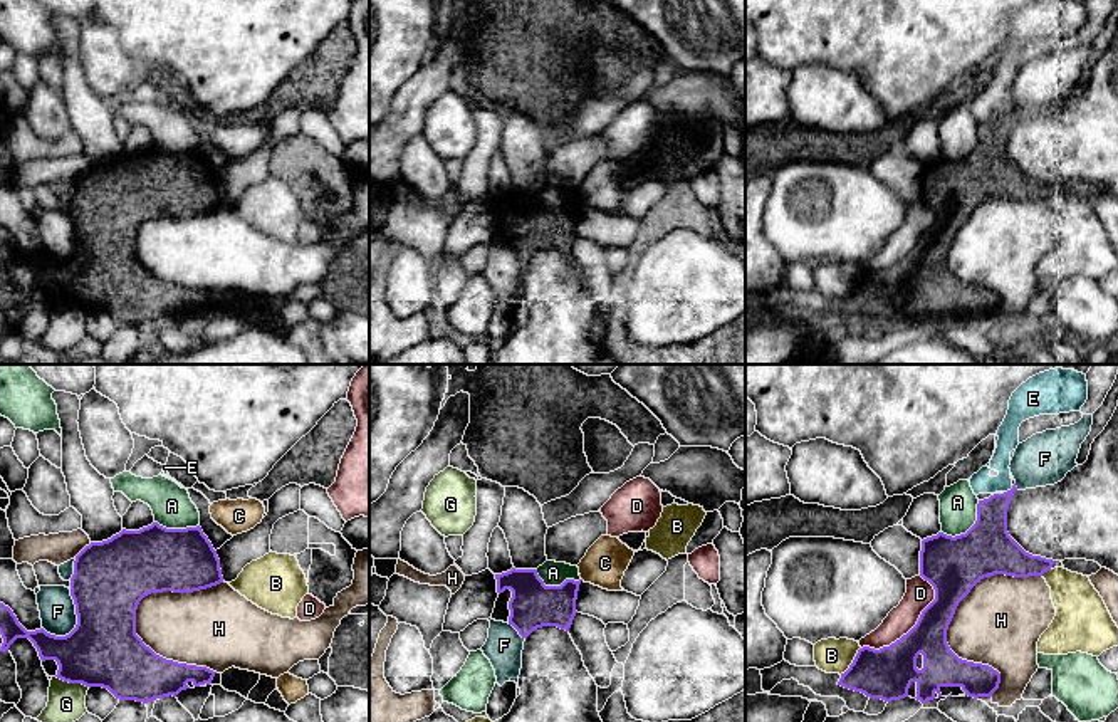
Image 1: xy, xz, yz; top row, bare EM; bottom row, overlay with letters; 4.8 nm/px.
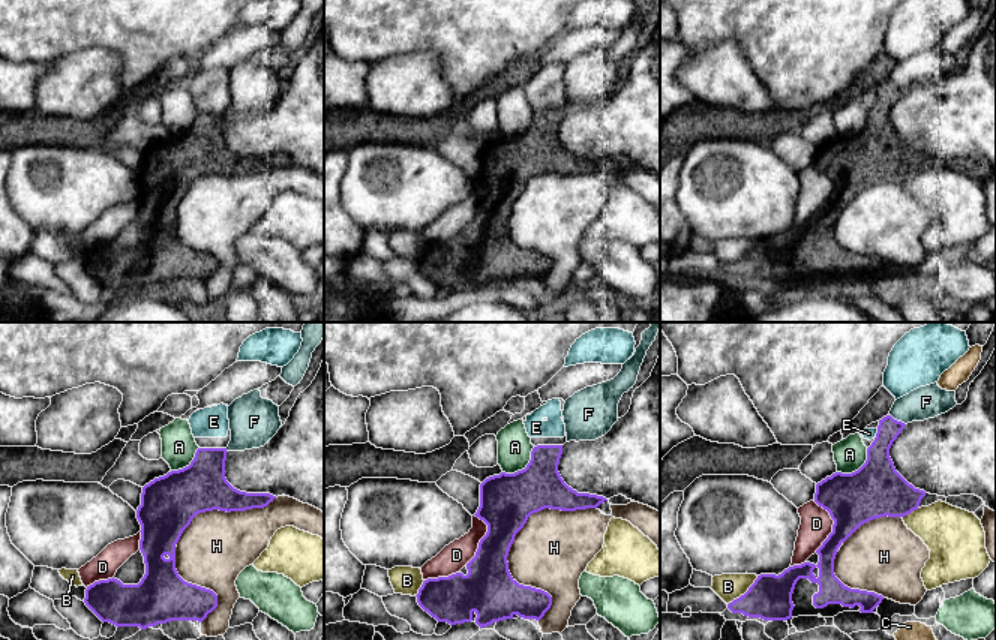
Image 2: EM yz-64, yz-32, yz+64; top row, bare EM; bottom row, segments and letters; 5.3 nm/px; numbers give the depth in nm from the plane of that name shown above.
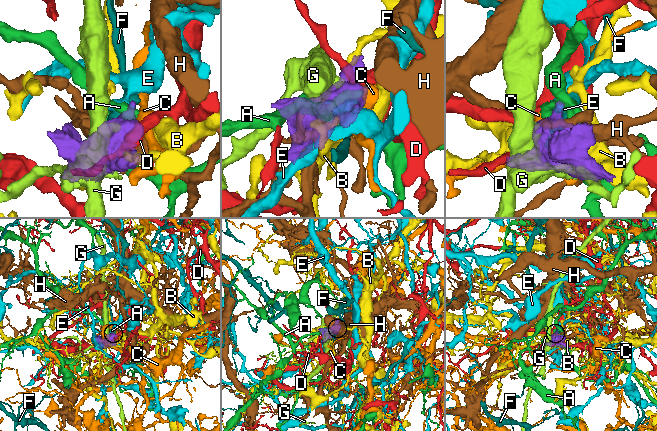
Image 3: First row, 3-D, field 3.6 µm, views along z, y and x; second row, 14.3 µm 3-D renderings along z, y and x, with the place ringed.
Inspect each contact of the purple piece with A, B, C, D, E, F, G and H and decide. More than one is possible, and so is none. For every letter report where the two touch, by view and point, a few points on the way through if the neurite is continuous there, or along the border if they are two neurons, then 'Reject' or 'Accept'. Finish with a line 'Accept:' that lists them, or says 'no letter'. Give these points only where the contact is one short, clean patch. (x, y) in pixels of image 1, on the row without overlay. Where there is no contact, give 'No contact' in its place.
A: Touches purple at yz (971, 151). Reject
B: Touches purple at yz (853, 286). Reject
C: No contact. Reject
D: Touches purple at yz (909, 256). Reject
E: Touches purple at yz (1008, 115). Reject
F: Touches purple at xy (78, 244). Reject
G: Touches purple at xy (73, 306). Reject
H: Touches purple at yz (950, 244). Reject
Accept: no letter

